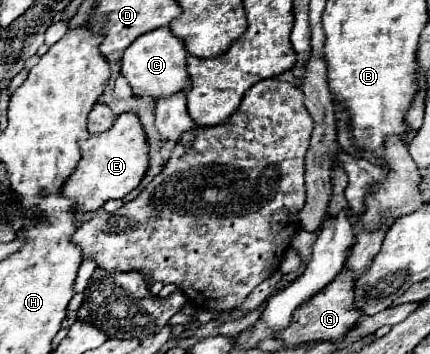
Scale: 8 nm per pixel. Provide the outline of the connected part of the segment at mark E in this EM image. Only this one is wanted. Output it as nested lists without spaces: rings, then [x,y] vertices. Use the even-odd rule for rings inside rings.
[[[122,113],[108,131],[92,135],[82,143],[82,157],[74,173],[62,185],[62,195],[74,199],[74,213],[98,211],[108,199],[122,199],[130,193],[148,169],[148,143],[146,133],[134,113]]]

